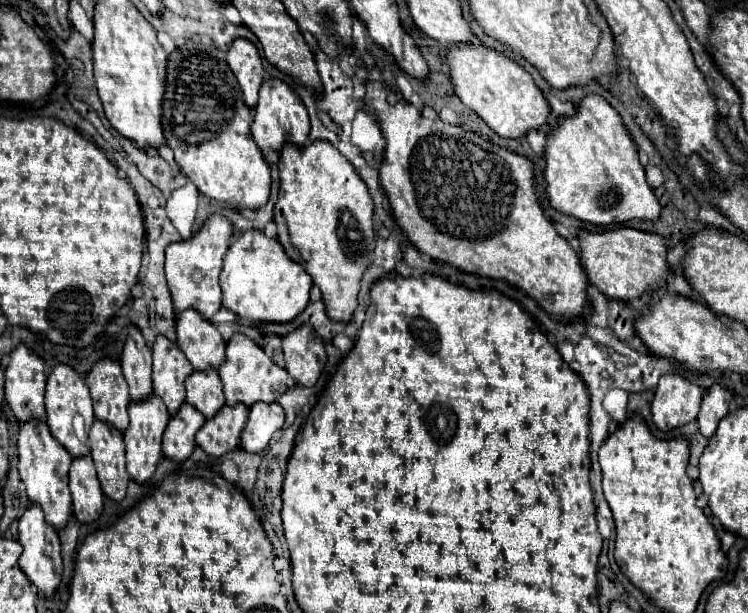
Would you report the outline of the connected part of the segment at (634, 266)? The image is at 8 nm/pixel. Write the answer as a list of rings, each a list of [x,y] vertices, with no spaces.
[[[630,227],[612,231],[578,231],[580,263],[590,285],[598,287],[610,299],[638,299],[644,293],[656,291],[666,281],[666,247],[660,235]]]

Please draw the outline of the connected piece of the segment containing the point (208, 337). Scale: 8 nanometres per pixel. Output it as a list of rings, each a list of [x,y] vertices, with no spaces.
[[[196,309],[180,311],[176,319],[176,343],[194,369],[218,367],[224,361],[222,335]]]

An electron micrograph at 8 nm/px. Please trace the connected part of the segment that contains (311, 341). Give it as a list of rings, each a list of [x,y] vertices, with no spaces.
[[[298,327],[282,337],[282,351],[286,359],[286,371],[304,387],[312,387],[324,365],[326,349],[324,341],[316,335],[312,327]]]

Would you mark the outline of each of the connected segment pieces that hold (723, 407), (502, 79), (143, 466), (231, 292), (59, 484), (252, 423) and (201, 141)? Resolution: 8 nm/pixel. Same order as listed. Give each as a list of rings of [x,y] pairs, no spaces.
[[[712,385],[708,387],[702,405],[700,405],[700,413],[698,413],[698,425],[700,425],[700,433],[708,439],[714,435],[718,421],[728,413],[728,403],[732,399],[732,391],[722,387],[722,385]]]
[[[456,43],[446,51],[448,75],[460,101],[476,111],[500,137],[518,139],[548,121],[550,105],[528,71],[504,53],[476,43]]]
[[[156,393],[148,395],[146,399],[132,401],[128,405],[128,415],[130,415],[130,423],[128,423],[126,431],[124,431],[126,467],[128,467],[128,473],[132,475],[134,481],[144,483],[144,481],[148,481],[154,475],[158,459],[162,457],[160,441],[162,441],[162,433],[164,433],[164,427],[166,427],[170,415],[168,415],[168,409],[166,409],[164,401]]]
[[[248,229],[236,237],[230,245],[224,267],[220,273],[222,307],[234,311],[238,317],[246,317],[252,323],[292,321],[306,305],[312,279],[306,269],[292,261],[278,239],[268,237],[260,229]]]
[[[32,419],[30,423],[24,421],[18,435],[18,471],[26,485],[28,499],[32,503],[38,503],[44,509],[46,521],[54,525],[56,529],[64,527],[70,513],[72,513],[72,499],[68,489],[68,469],[70,469],[72,455],[62,447],[56,439],[52,439],[50,427],[46,421]]]
[[[254,403],[250,407],[248,423],[240,437],[240,447],[258,453],[262,451],[272,435],[284,425],[284,409],[278,403]]]
[[[208,35],[188,39],[180,49],[168,55],[166,91],[162,99],[162,131],[174,151],[178,167],[202,191],[202,195],[230,203],[232,207],[262,207],[270,195],[270,167],[250,133],[252,111],[242,99],[240,85],[228,67],[226,53],[220,51]]]

